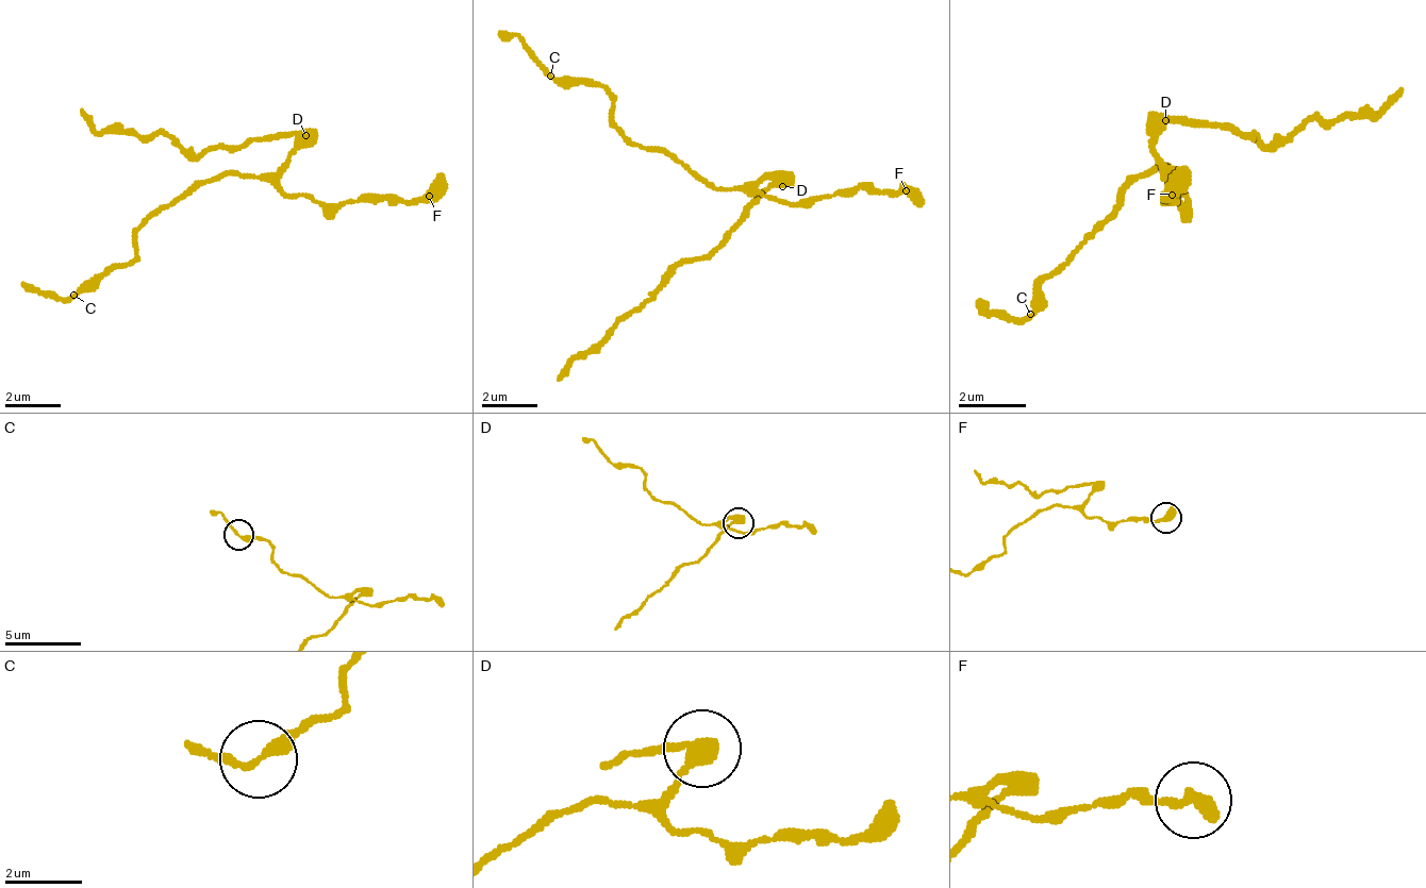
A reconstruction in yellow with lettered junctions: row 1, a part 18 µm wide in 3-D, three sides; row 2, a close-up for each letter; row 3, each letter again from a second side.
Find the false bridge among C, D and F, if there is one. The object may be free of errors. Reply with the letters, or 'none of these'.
D

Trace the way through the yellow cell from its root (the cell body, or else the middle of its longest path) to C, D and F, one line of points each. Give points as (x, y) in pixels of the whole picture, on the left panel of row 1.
C: (269, 176), (214, 176), (172, 196), (137, 231), (137, 251), (123, 265), (96, 272), (76, 292)
D: (269, 176), (304, 134)
F: (269, 176), (291, 196), (311, 196), (318, 203), (421, 203), (429, 196)

